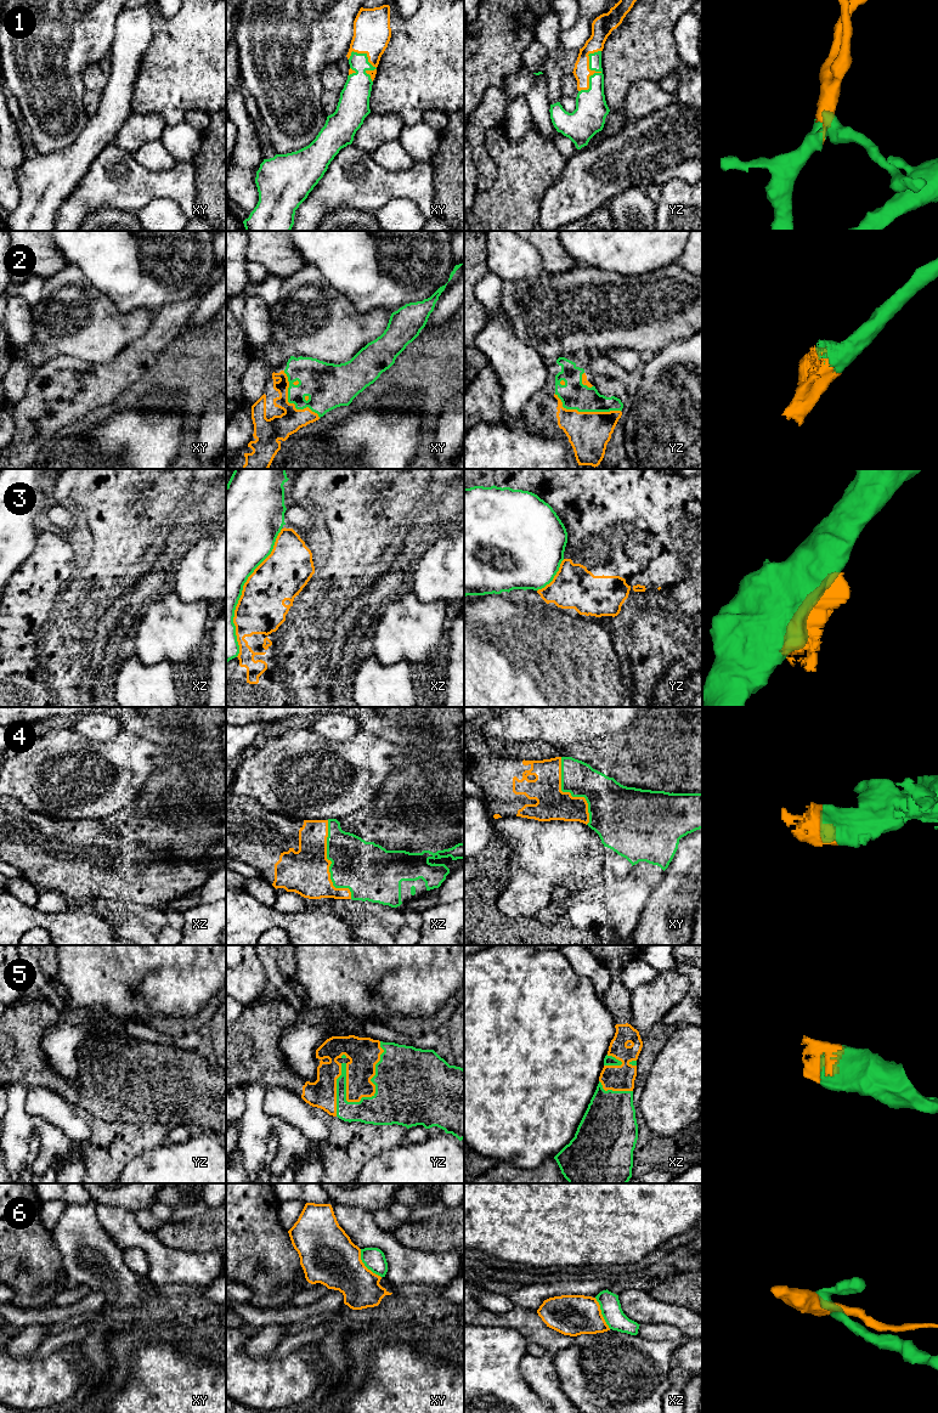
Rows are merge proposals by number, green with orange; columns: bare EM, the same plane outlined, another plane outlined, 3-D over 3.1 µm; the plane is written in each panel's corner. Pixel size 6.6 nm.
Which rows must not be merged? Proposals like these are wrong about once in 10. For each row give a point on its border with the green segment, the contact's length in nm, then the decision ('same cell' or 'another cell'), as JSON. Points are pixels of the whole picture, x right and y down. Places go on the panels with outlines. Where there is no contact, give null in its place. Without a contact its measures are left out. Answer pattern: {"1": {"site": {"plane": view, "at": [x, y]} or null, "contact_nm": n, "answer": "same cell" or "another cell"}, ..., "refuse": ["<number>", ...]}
{"1": {"site": {"plane": "yz", "at": [592, 69]}, "contact_nm": 320, "answer": "same cell"}, "2": {"site": {"plane": "yz", "at": [586, 411]}, "contact_nm": 460, "answer": "same cell"}, "3": {"site": {"plane": "xz", "at": [241, 593]}, "contact_nm": 900, "answer": "another cell"}, "4": {"site": {"plane": "xz", "at": [331, 865]}, "contact_nm": 550, "answer": "same cell"}, "5": {"site": {"plane": "yz", "at": [371, 1080]}, "contact_nm": 460, "answer": "same cell"}, "6": {"site": {"plane": "xy", "at": [365, 1265]}, "contact_nm": 240, "answer": "another cell"}, "refuse": ["3", "6"]}

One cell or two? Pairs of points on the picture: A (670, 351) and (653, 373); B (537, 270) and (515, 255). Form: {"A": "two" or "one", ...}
{"A": "one", "B": "one"}

